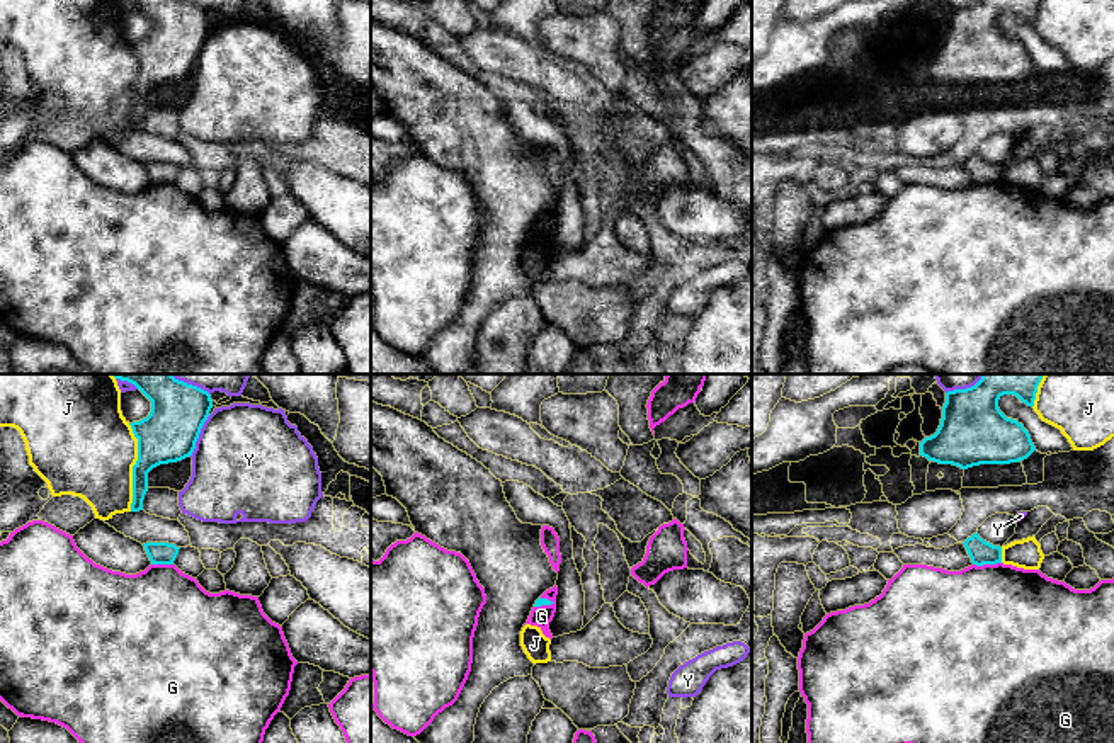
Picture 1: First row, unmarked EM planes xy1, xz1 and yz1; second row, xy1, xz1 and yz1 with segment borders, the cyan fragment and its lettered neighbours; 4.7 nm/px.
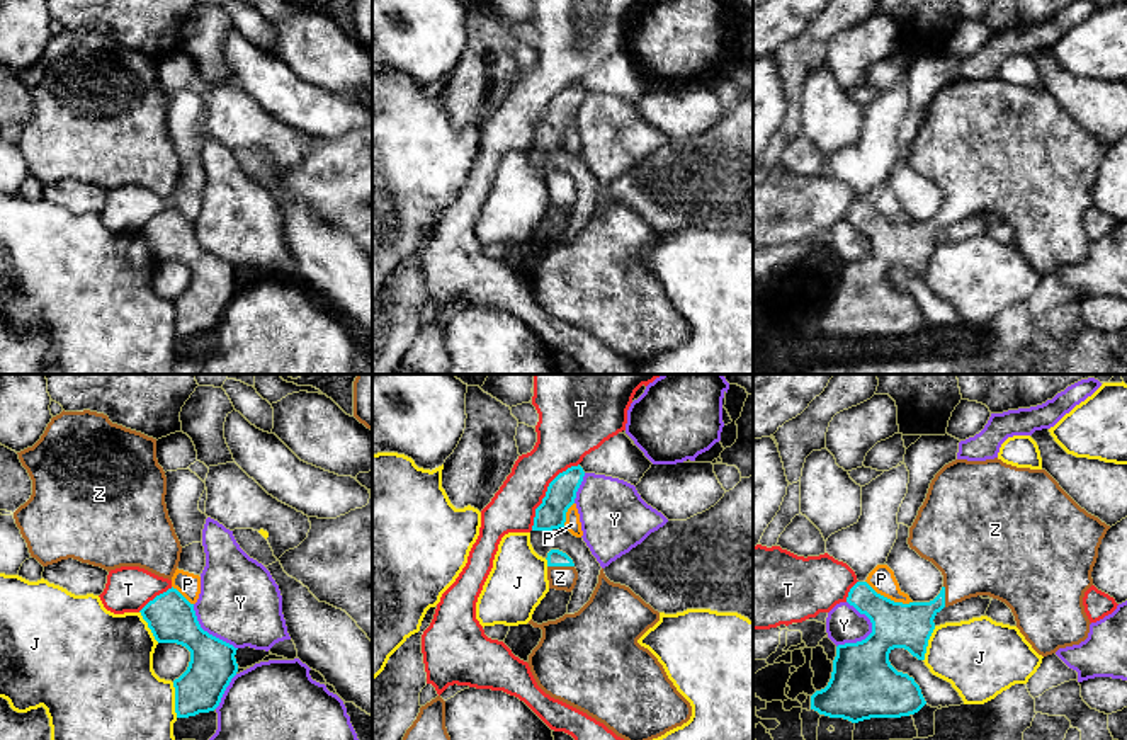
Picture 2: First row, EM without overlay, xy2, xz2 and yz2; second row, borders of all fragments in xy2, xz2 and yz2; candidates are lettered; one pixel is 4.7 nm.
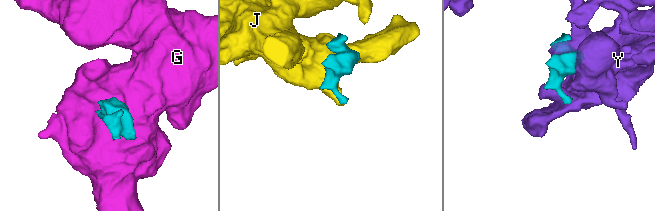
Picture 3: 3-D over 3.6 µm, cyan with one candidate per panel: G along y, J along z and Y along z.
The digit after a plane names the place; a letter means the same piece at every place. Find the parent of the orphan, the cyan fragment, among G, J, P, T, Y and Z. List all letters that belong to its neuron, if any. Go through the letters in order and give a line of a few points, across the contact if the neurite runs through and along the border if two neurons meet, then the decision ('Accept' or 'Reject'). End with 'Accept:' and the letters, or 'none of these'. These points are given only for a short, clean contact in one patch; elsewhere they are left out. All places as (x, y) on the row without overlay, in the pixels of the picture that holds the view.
G: Line: yz1 (1000, 181), (973, 184). Reject
J: Reject
P: Line: yz2 (866, 199), (877, 211), (894, 220), (911, 222). Reject
T: Line: xz2 (578, 82), (549, 102), (531, 148). Reject
Y: Reject
Z: Accept
Accept: Z

